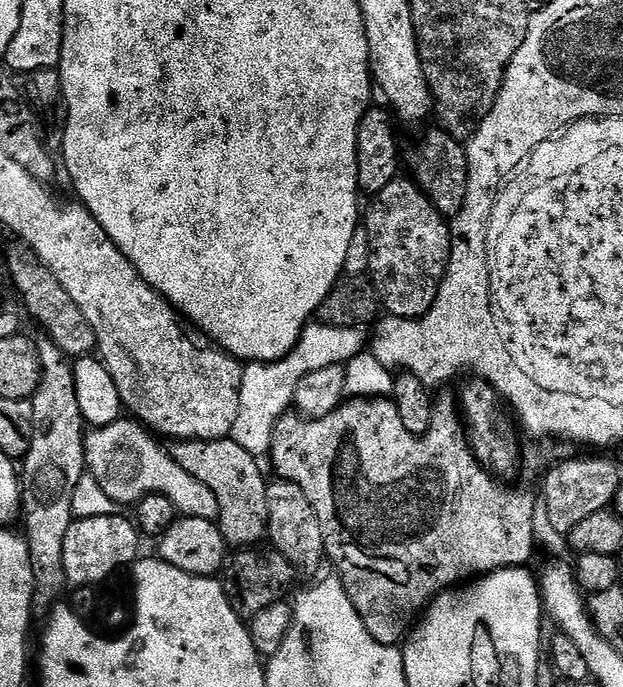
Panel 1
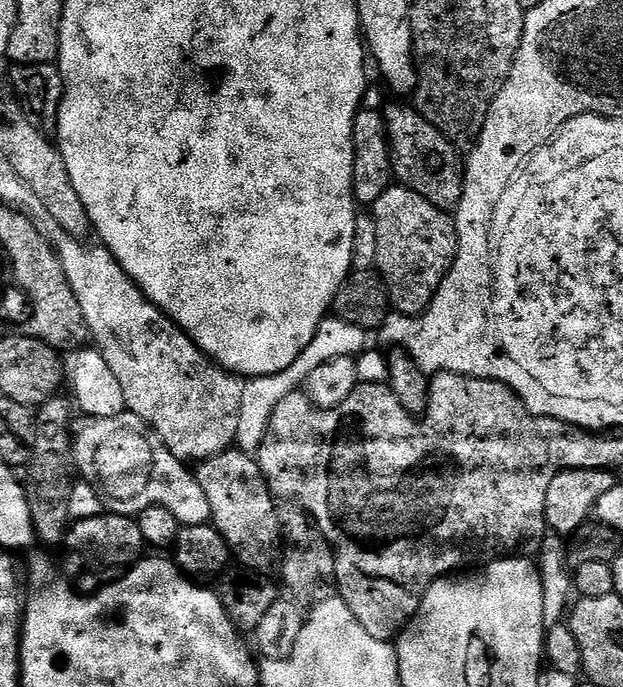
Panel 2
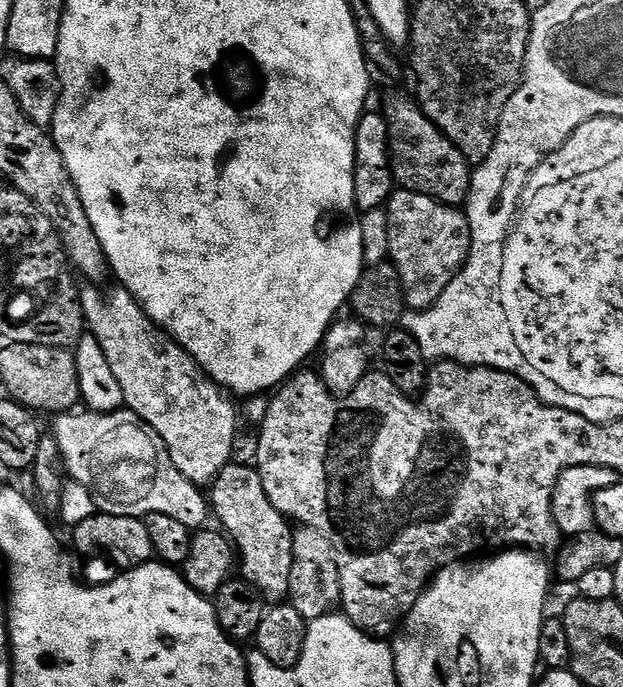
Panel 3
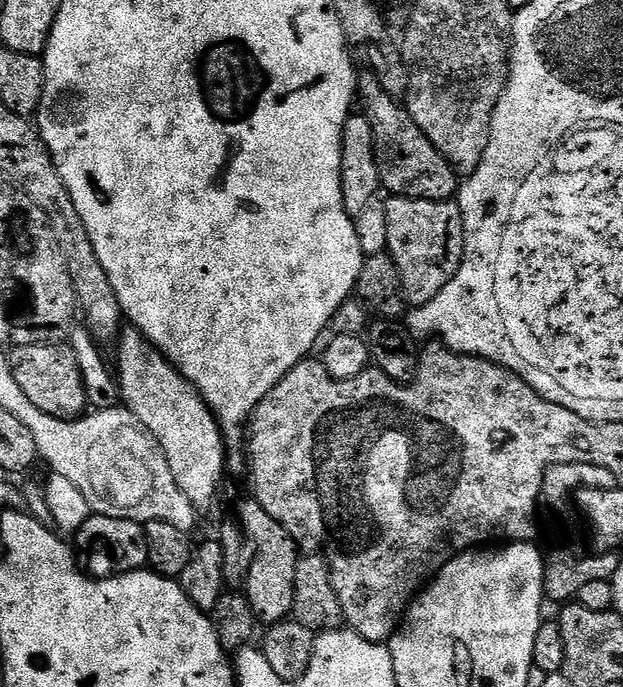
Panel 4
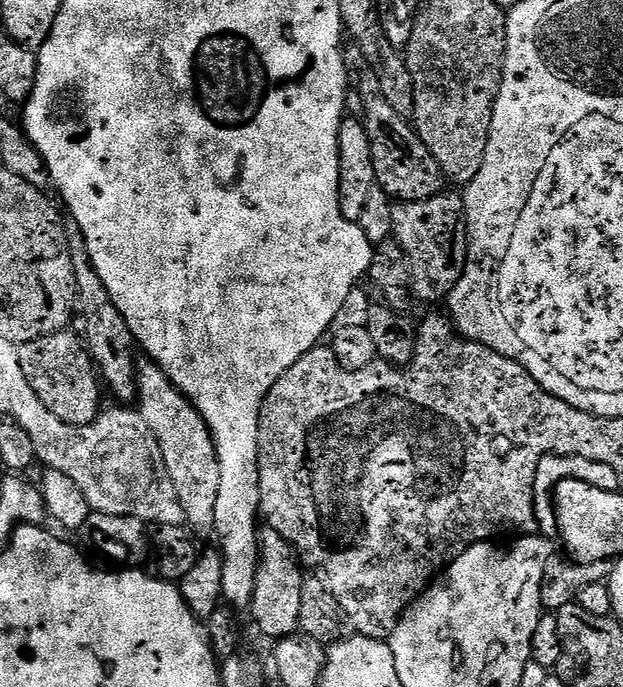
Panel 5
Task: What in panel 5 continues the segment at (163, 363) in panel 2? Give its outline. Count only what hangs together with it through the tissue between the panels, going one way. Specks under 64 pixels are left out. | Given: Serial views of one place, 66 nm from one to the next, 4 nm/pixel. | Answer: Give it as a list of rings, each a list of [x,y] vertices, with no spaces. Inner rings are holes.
[[[147,358],[141,359],[136,369],[136,391],[140,400],[138,411],[154,438],[158,438],[166,470],[174,482],[174,490],[178,490],[178,502],[182,502],[187,527],[196,534],[211,533],[214,502],[218,502],[220,467],[212,435],[202,414],[177,390],[174,382],[166,378],[164,371]]]

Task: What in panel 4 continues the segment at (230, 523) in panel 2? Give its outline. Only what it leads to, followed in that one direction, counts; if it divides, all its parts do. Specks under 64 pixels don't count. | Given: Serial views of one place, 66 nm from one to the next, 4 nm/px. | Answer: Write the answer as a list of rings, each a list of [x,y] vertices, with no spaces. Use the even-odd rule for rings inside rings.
[[[255,498],[241,502],[238,524],[249,545],[254,549],[252,565],[242,581],[242,588],[253,614],[264,626],[287,621],[292,616],[294,606],[295,568],[298,561],[296,541],[281,524],[270,518],[270,514],[266,514],[266,510],[262,510],[262,506]]]

